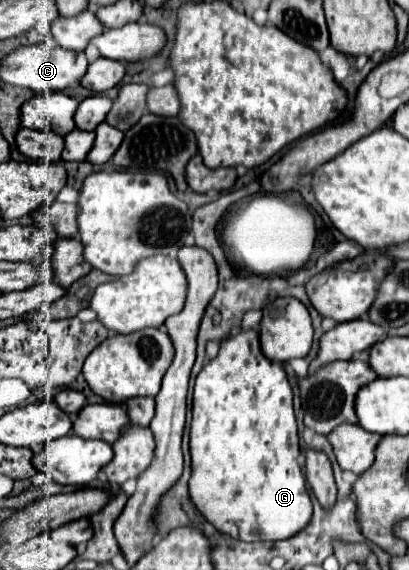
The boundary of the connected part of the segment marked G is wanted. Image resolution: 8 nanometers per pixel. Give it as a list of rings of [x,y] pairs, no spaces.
[[[238,332],[220,344],[220,352],[198,374],[190,424],[192,474],[190,500],[206,514],[216,530],[242,542],[286,540],[300,532],[312,518],[306,478],[300,466],[300,438],[292,408],[292,388],[282,364],[268,360],[260,350],[258,332]]]

